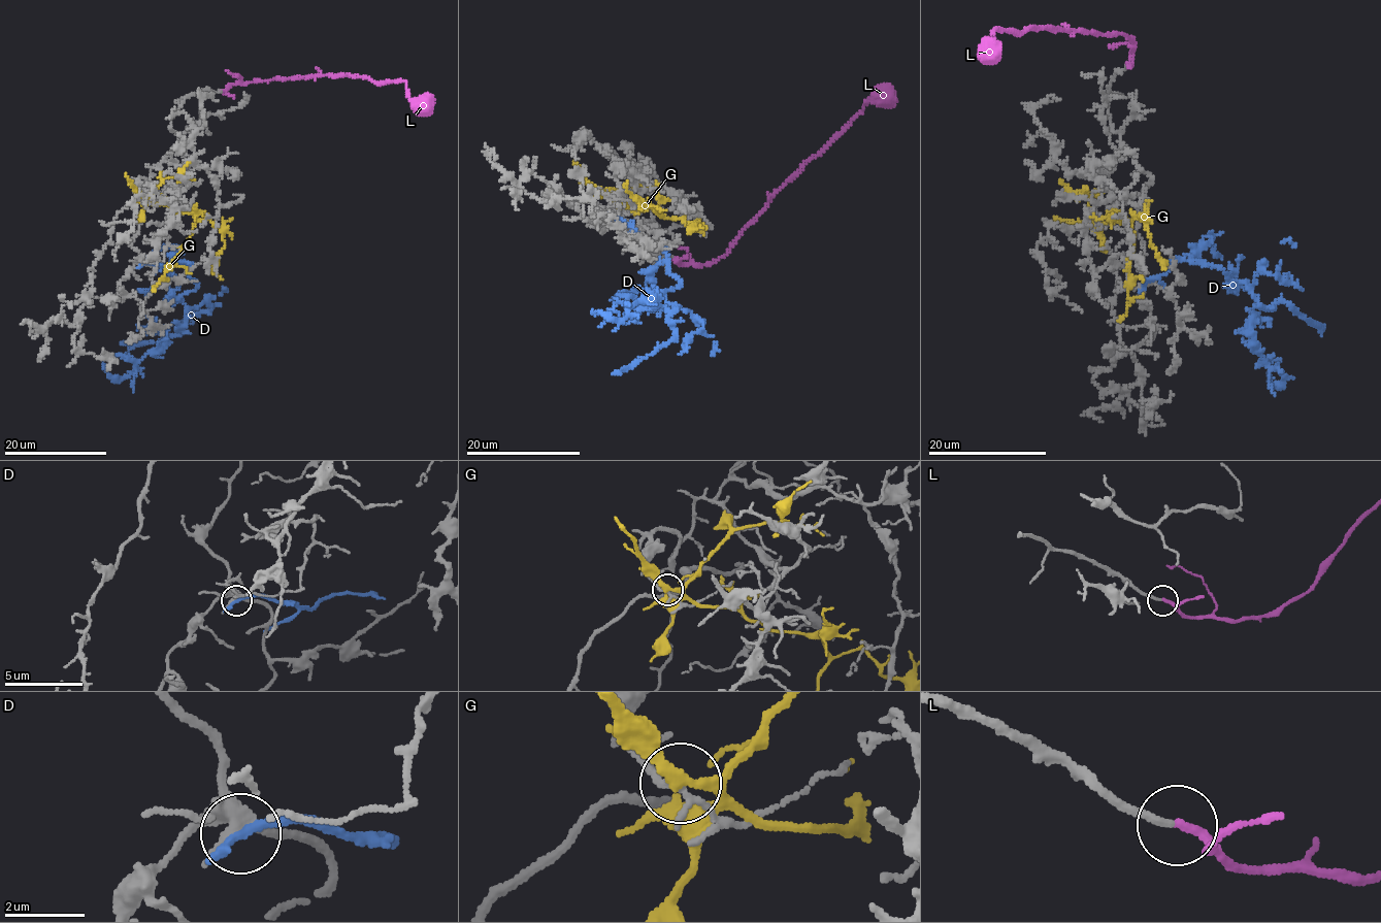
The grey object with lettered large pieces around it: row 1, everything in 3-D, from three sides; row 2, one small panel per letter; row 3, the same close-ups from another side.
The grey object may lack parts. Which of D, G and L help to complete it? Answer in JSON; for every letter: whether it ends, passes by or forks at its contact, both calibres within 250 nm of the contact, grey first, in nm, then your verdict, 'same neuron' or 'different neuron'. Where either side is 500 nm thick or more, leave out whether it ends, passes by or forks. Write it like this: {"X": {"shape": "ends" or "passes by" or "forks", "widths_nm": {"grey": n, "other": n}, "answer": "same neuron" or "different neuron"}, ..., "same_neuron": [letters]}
{"D": {"shape": "ends", "widths_nm": {"grey": 320, "other": 320}, "answer": "different neuron"}, "G": {"shape": "forks", "widths_nm": {"grey": 130, "other": 200}, "answer": "different neuron"}, "L": {"shape": "passes by", "widths_nm": {"grey": 190, "other": 160}, "answer": "same neuron"}, "same_neuron": ["L"]}

